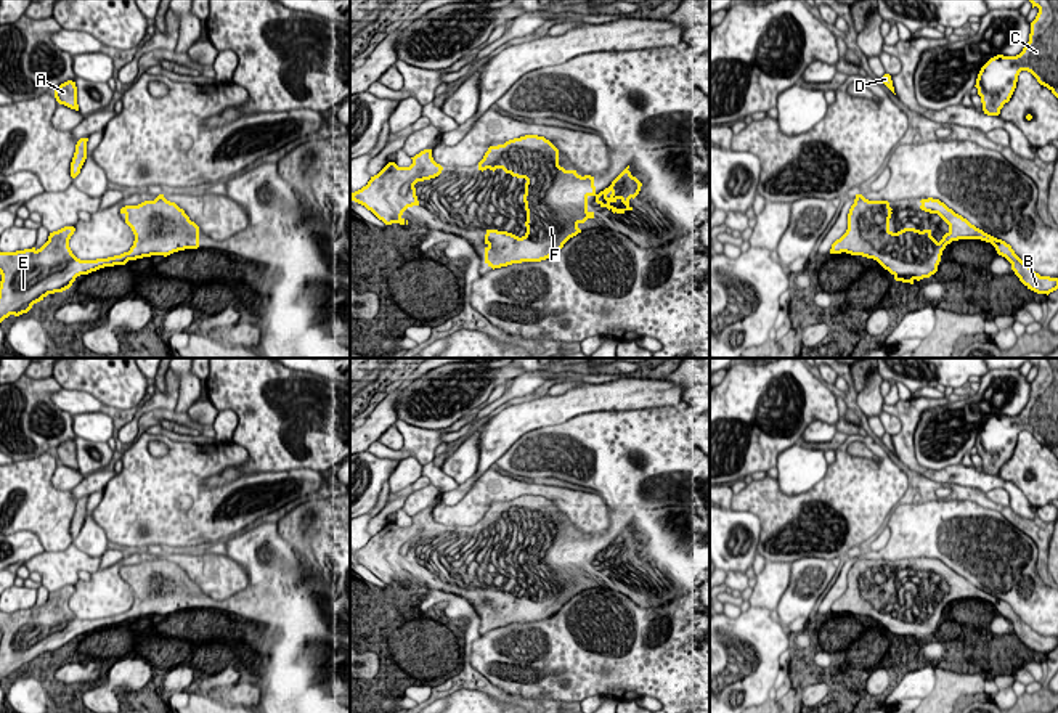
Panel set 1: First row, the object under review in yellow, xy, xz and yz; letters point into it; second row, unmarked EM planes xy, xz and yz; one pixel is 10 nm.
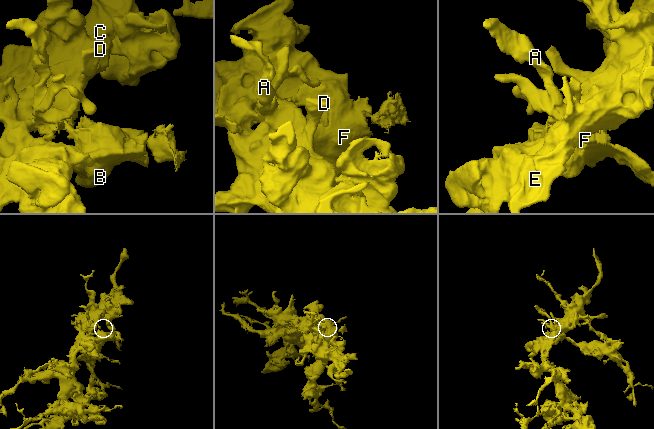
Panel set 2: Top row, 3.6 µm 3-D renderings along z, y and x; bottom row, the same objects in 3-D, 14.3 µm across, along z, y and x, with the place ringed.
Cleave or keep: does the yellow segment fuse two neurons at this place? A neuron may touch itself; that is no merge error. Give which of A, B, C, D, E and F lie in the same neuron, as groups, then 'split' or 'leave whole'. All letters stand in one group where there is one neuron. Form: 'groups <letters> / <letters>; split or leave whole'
groups A B C D E F; leave whole

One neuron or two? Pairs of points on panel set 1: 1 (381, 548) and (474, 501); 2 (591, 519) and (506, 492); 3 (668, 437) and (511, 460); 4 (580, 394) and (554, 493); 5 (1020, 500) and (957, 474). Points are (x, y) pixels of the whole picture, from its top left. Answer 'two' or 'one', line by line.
1: two
2: one
3: one
4: two
5: one

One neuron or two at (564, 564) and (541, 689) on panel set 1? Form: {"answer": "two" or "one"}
{"answer": "two"}

